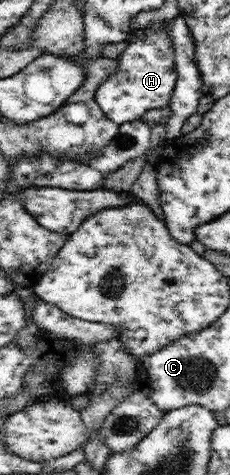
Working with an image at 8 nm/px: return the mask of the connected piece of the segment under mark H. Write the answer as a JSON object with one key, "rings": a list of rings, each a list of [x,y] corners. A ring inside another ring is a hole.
{"rings":[[[164,22],[150,25],[144,39],[129,43],[117,57],[117,68],[102,85],[96,89],[96,104],[103,114],[118,125],[140,119],[150,109],[169,106],[177,71],[174,61],[174,44]]]}

